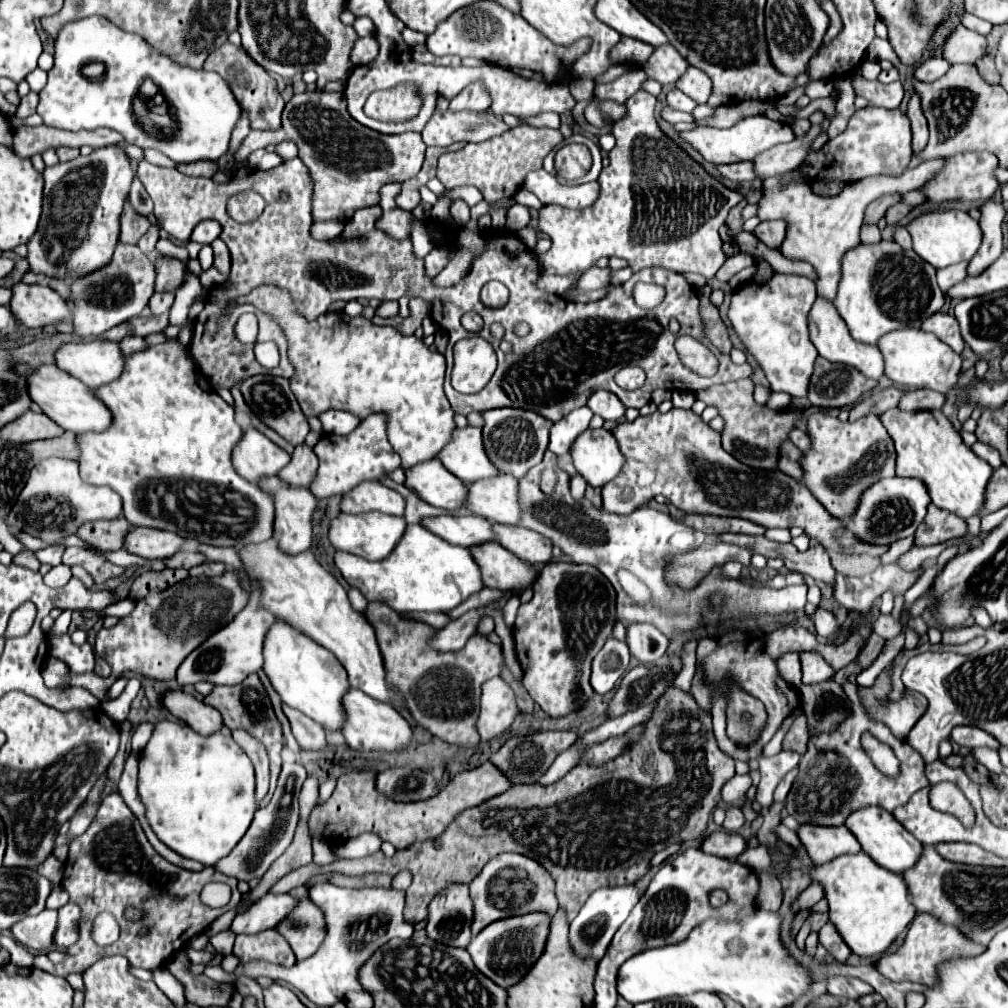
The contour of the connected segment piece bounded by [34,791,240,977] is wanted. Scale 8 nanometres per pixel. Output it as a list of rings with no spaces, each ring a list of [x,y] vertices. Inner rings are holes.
[[[114,791],[102,801],[90,827],[72,841],[68,859],[64,863],[62,887],[68,891],[70,901],[76,903],[82,911],[80,939],[74,943],[74,947],[66,949],[70,959],[54,965],[46,955],[38,955],[34,965],[54,975],[66,977],[68,973],[84,973],[104,955],[124,955],[132,967],[154,969],[166,963],[166,959],[180,951],[194,935],[200,935],[208,925],[212,925],[212,921],[238,905],[240,891],[236,883],[238,881],[234,877],[226,877],[212,867],[204,867],[200,873],[194,873],[180,869],[160,857],[148,843],[134,813],[124,805],[122,795]],[[210,881],[222,881],[232,887],[232,901],[228,907],[212,909],[200,901],[200,891]],[[132,905],[146,911],[146,921],[128,923],[122,917],[124,909]],[[102,911],[112,913],[120,925],[120,937],[116,945],[110,947],[98,947],[90,937],[92,919]]]

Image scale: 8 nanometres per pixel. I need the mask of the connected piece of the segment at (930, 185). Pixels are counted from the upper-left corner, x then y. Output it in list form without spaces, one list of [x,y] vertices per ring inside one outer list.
[[[976,151],[976,153],[958,153],[954,157],[946,159],[946,167],[934,177],[930,179],[922,189],[926,193],[926,197],[930,201],[942,203],[942,201],[952,201],[952,199],[960,199],[960,201],[988,201],[994,191],[998,189],[998,181],[992,175],[992,169],[998,167],[998,159],[992,153],[984,153],[984,151]]]

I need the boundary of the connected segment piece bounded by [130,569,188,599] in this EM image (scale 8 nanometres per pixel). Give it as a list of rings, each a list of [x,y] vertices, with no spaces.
[[[162,569],[160,573],[158,571],[146,571],[132,583],[130,597],[138,599],[138,597],[148,595],[148,591],[164,591],[166,587],[170,587],[170,585],[174,585],[186,577],[188,577],[186,569]]]

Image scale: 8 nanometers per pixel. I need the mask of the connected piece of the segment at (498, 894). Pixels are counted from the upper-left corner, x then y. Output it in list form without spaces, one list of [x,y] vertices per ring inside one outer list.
[[[518,853],[496,855],[494,859],[490,859],[490,863],[486,863],[486,867],[468,887],[470,887],[470,899],[474,903],[472,935],[478,935],[486,925],[498,919],[526,915],[530,911],[542,911],[544,915],[552,917],[558,911],[552,875],[538,861],[526,855]]]

